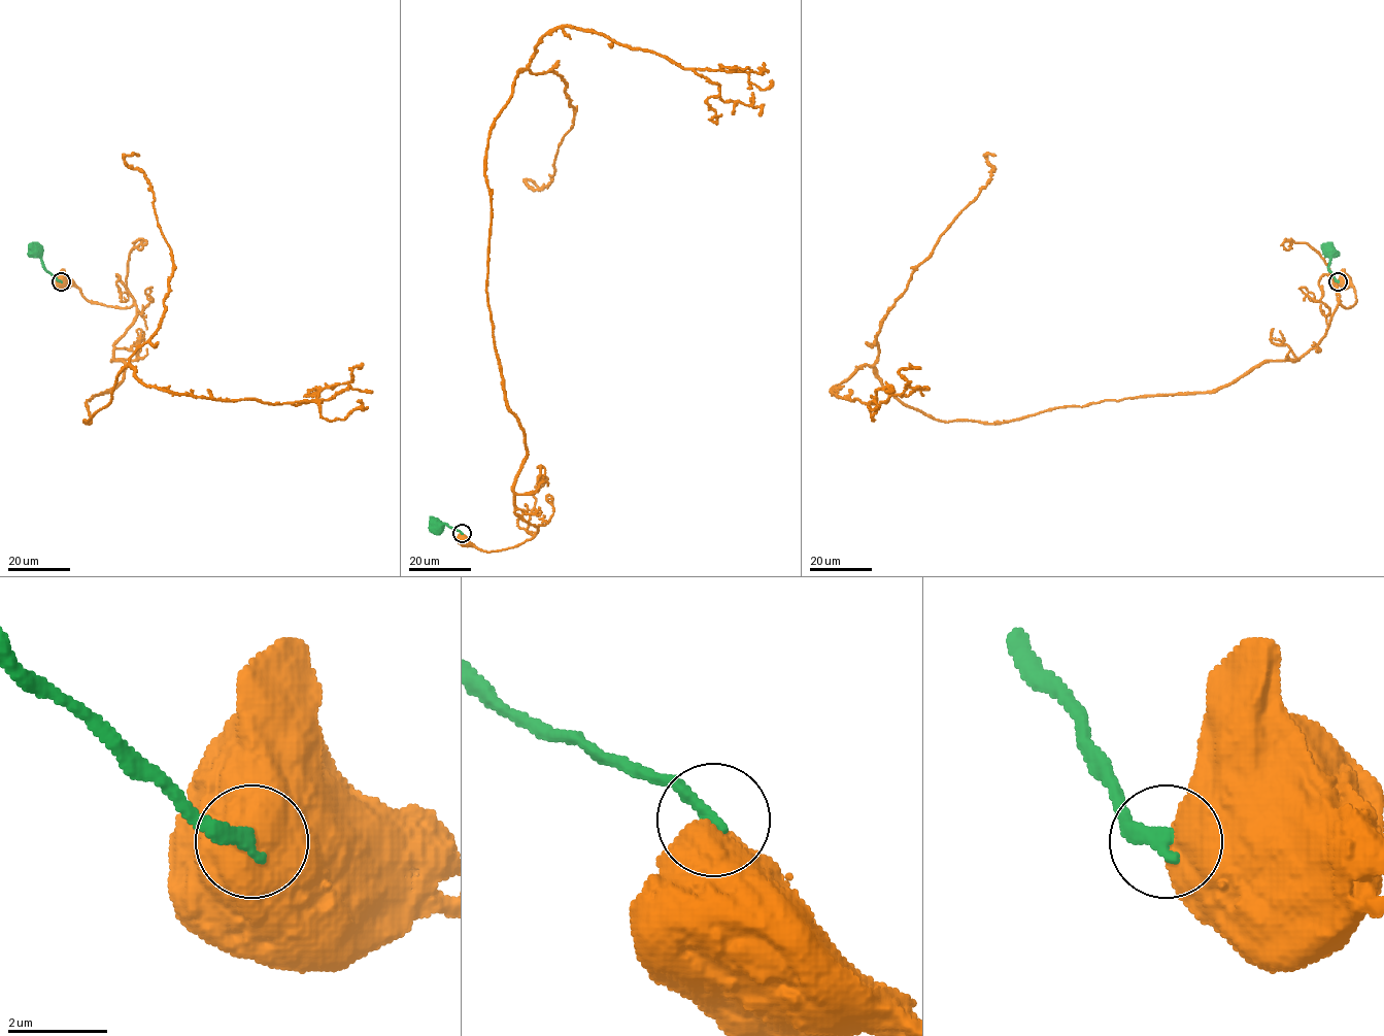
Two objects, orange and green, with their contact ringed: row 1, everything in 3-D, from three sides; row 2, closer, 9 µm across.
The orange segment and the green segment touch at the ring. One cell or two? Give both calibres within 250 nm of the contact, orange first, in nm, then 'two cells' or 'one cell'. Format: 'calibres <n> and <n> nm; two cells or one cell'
calibres 950 and 300 nm; two cells

